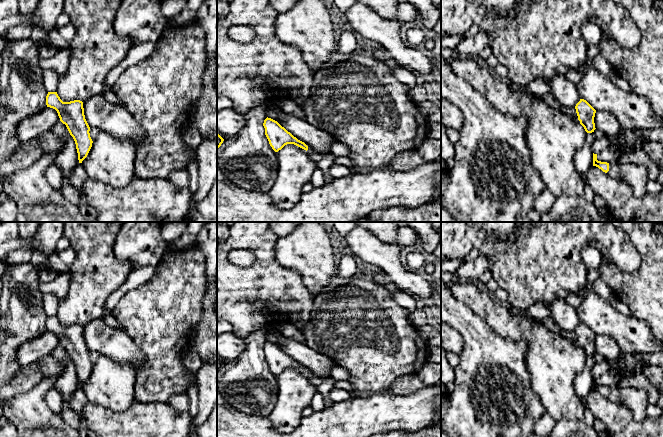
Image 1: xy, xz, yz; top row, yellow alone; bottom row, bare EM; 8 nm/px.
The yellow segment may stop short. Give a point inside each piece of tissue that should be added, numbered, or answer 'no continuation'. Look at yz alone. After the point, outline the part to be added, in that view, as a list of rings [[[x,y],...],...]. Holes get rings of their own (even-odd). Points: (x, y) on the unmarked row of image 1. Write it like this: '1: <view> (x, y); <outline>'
1: yz (636, 400); [[[614,384],[609,387],[609,395],[607,398],[612,402],[627,407],[636,421],[643,422],[647,418],[646,409],[649,401],[644,389],[619,388]]]

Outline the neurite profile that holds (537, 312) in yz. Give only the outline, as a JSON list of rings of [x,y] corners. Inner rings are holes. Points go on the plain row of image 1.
[[[534,302],[528,308],[528,321],[542,322],[551,317],[549,306],[541,302]]]

